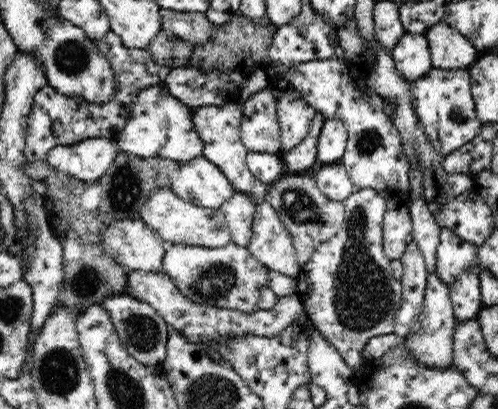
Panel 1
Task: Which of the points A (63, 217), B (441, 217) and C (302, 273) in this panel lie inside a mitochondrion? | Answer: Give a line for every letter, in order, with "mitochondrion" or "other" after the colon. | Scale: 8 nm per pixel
A: other
B: other
C: other

